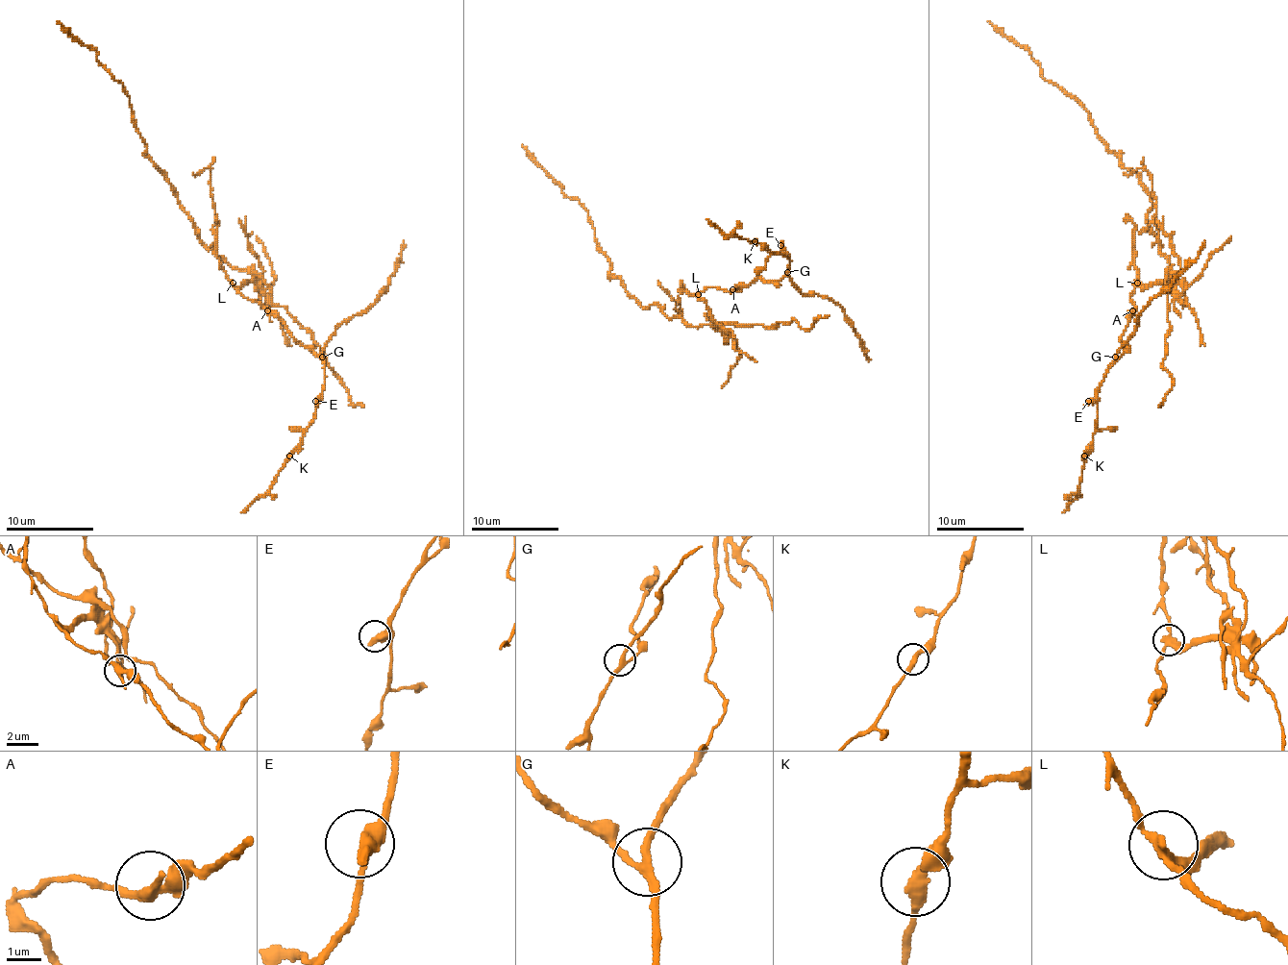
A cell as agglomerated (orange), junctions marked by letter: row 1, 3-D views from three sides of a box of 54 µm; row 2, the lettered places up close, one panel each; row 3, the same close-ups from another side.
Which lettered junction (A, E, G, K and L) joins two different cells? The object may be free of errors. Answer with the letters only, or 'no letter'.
L

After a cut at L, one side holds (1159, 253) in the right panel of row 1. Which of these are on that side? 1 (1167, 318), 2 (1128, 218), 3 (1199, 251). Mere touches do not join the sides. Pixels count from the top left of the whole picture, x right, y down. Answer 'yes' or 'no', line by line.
1: yes
2: no
3: no

